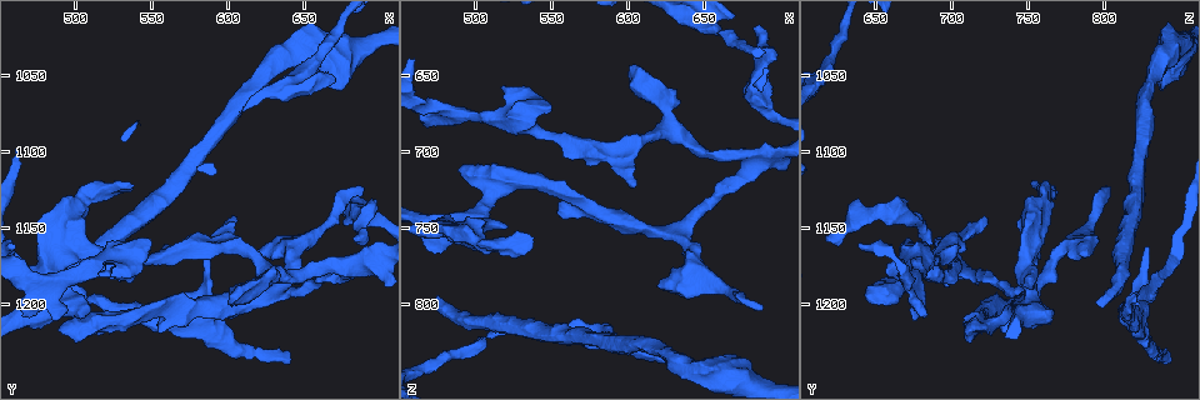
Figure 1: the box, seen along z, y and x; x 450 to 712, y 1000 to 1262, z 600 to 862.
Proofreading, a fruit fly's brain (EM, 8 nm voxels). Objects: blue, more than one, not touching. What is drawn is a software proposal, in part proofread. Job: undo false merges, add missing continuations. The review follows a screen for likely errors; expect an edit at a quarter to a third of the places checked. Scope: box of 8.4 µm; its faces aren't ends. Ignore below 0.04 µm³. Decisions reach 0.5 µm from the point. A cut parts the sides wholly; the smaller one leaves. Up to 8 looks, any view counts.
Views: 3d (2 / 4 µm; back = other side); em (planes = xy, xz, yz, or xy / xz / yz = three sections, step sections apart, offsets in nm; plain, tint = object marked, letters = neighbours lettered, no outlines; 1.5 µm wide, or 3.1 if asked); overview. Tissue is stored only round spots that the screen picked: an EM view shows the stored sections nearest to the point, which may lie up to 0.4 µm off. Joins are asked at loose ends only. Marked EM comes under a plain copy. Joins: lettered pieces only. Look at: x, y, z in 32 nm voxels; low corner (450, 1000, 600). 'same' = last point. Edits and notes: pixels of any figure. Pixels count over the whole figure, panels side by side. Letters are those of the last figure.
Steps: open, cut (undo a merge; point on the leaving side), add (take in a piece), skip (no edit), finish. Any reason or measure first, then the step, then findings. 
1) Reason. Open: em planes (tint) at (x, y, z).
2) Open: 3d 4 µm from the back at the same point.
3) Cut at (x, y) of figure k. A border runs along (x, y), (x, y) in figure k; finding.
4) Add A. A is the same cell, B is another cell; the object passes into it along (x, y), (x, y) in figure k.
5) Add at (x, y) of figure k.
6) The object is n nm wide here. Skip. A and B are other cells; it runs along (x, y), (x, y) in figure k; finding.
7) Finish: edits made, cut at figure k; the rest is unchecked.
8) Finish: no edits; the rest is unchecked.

Branch stops here. Open: em xz step 4 (tint) at (682, 1156, 618).

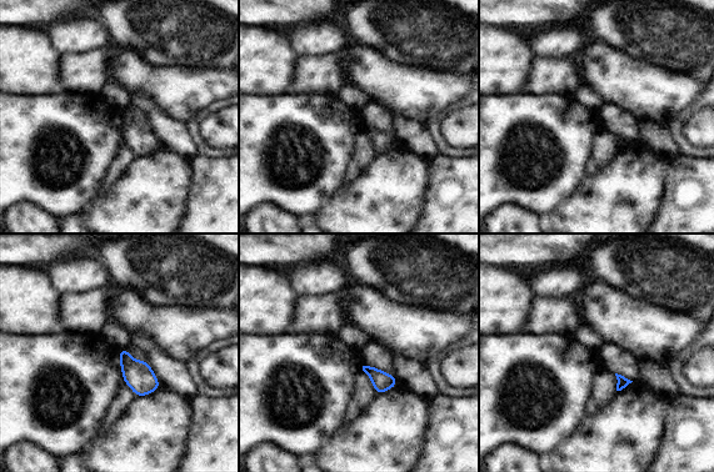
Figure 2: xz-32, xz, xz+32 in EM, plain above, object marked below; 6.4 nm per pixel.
Open: em planes (letters) at the same point.

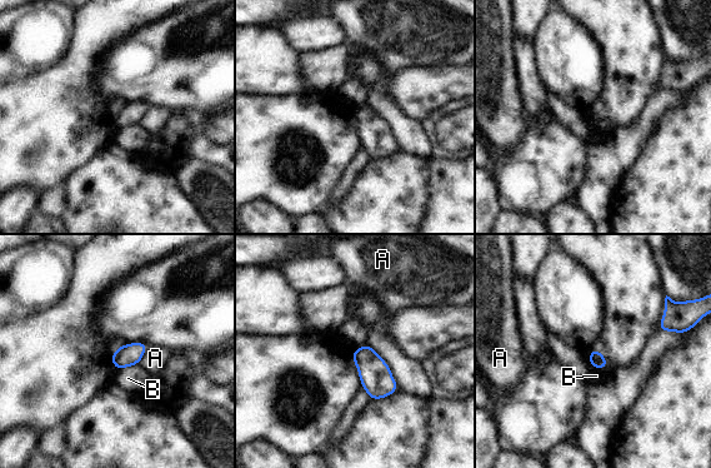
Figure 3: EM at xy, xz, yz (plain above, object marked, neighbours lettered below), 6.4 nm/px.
Skip. A and B are other cells; a border runs along (138, 364), (115, 369) in figure 3; none of them fits.

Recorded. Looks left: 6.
An open end. Open: 3d 4 µm at (640, 1234, 842).

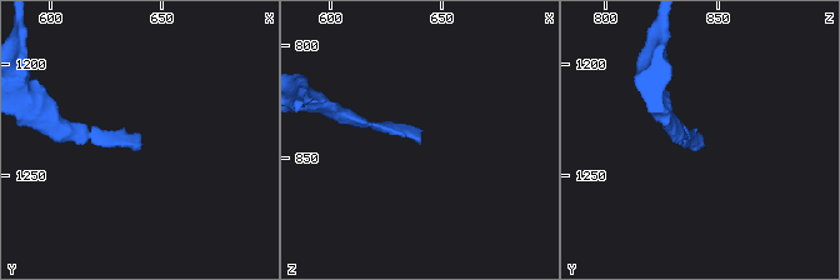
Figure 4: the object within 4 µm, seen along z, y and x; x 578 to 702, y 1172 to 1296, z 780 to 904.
Open: em planes (letters) at (641, 1233, 843).

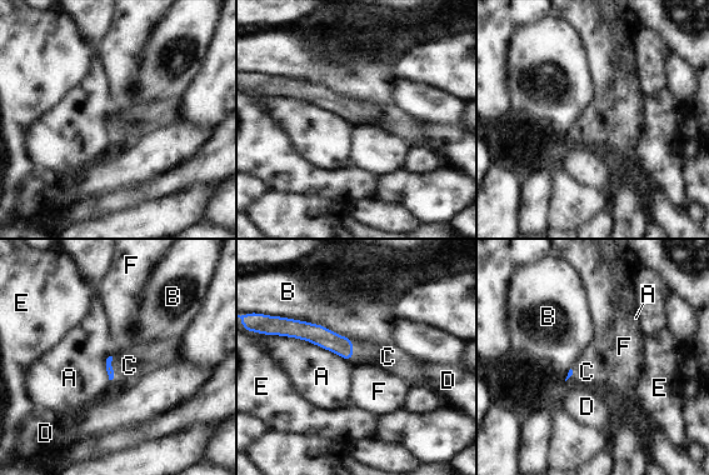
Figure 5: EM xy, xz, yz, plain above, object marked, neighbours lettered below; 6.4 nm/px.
Add C. C is the same cell, A, B, D, E and F are other cells; the object passes into it along (319, 335), (351, 351), (388, 356) in figure 5; the neuron continues.

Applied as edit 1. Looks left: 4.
Open: overview.

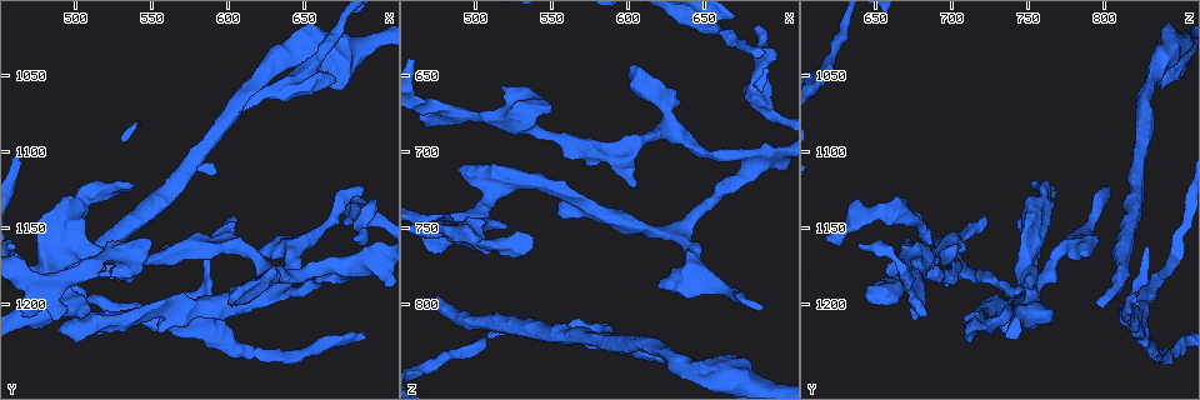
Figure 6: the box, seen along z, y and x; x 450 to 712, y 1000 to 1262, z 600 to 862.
An open end. Open: em xz step 4 (tint) at (472, 1200, 798).

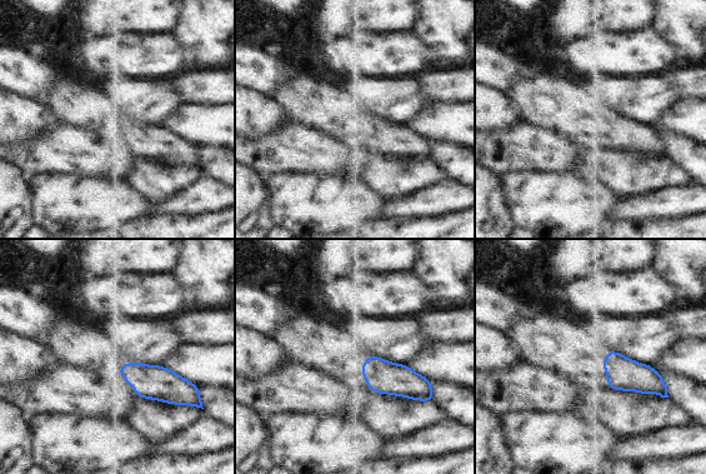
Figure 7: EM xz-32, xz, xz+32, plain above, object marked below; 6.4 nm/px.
Another direction. Open: em planes (letters) at the same point.

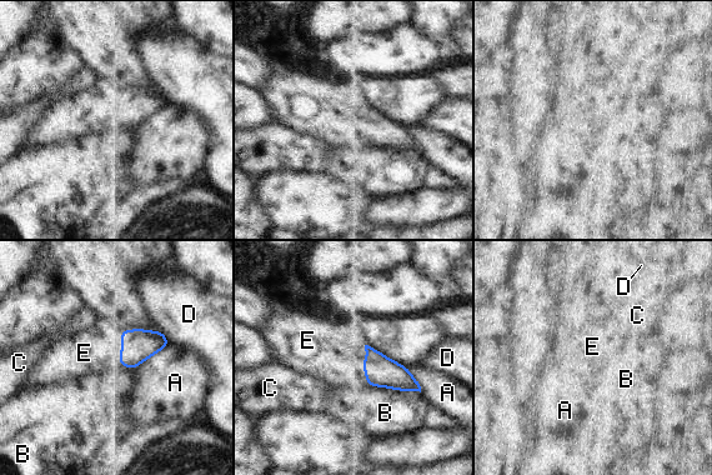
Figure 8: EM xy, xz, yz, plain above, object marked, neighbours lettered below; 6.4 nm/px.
The object is 150 nm wide here. Add E. E is the same cell, A, B, C and D are other cells; the neuron continues.

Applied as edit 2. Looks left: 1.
Finish: edits made, add at figure 5, add at figure 8; the rest is unchecked.

